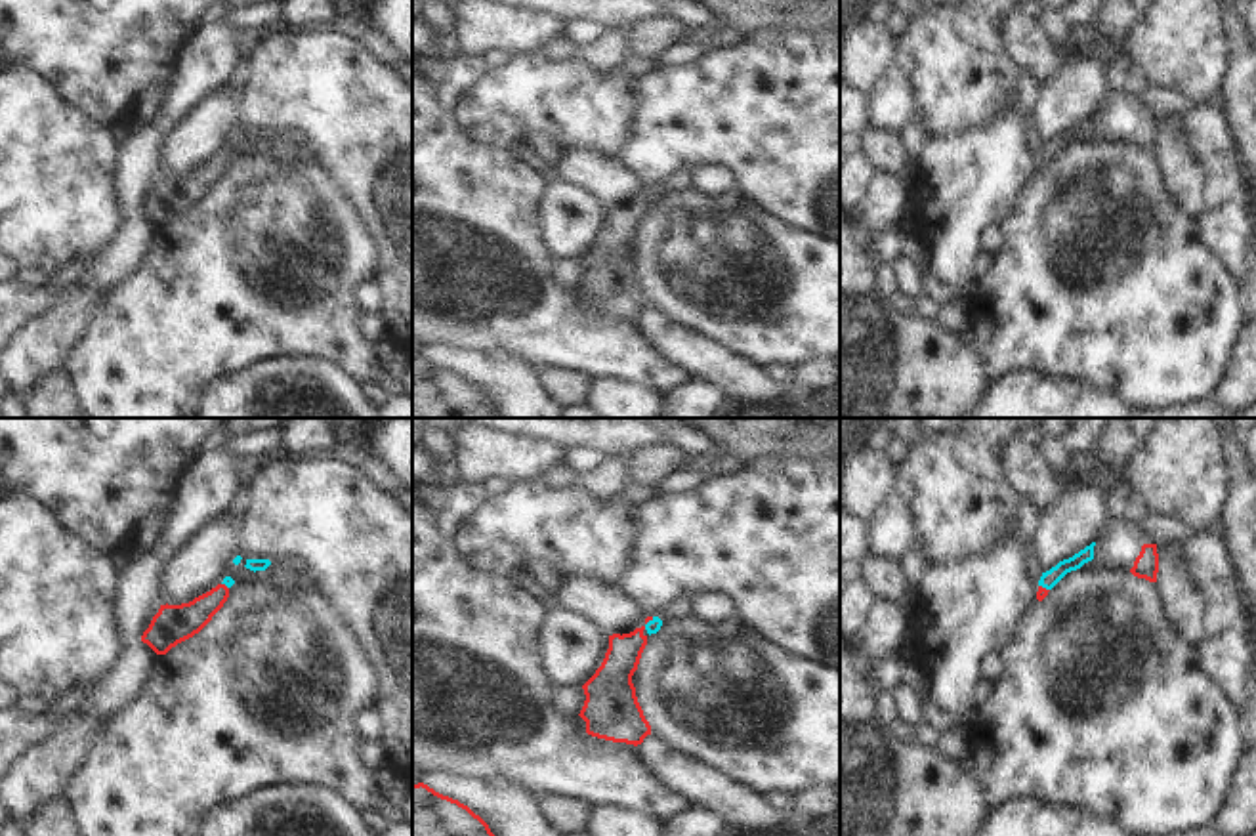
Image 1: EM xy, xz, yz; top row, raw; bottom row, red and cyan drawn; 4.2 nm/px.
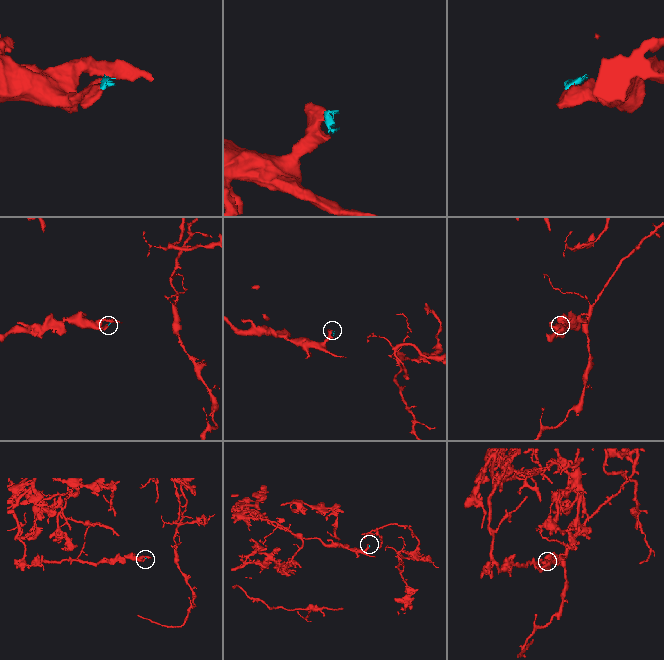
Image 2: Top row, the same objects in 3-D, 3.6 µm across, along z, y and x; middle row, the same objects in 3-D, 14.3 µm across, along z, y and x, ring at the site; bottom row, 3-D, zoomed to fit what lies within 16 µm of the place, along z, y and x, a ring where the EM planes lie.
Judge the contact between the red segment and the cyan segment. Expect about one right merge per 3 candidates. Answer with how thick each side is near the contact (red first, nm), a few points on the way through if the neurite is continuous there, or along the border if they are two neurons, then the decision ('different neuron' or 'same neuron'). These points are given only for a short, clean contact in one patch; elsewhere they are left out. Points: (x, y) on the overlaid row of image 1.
20/60 nm | across xz (648, 619), (648, 621), (651, 626) | same neuron

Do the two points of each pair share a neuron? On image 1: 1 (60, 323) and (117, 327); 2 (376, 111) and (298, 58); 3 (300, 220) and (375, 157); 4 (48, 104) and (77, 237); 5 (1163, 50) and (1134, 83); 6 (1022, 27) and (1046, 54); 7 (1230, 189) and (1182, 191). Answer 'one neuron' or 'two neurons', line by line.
1: two neurons
2: one neuron
3: two neurons
4: one neuron
5: two neurons
6: one neuron
7: two neurons

